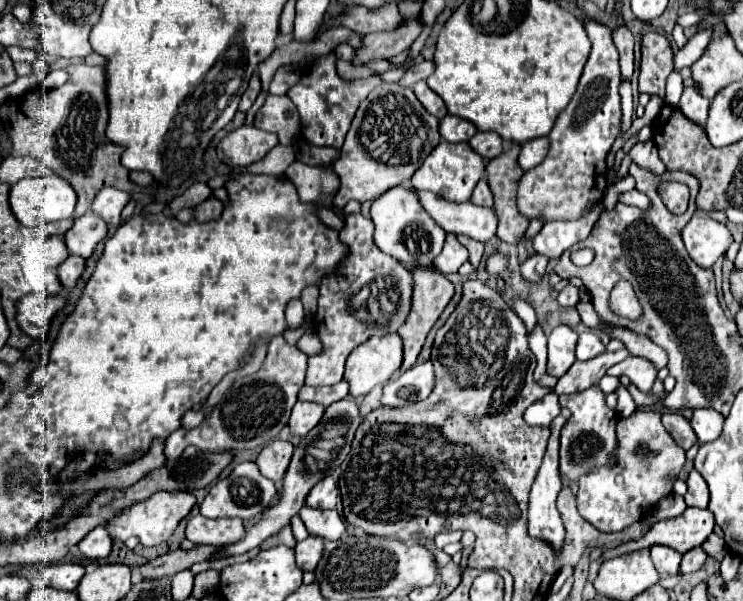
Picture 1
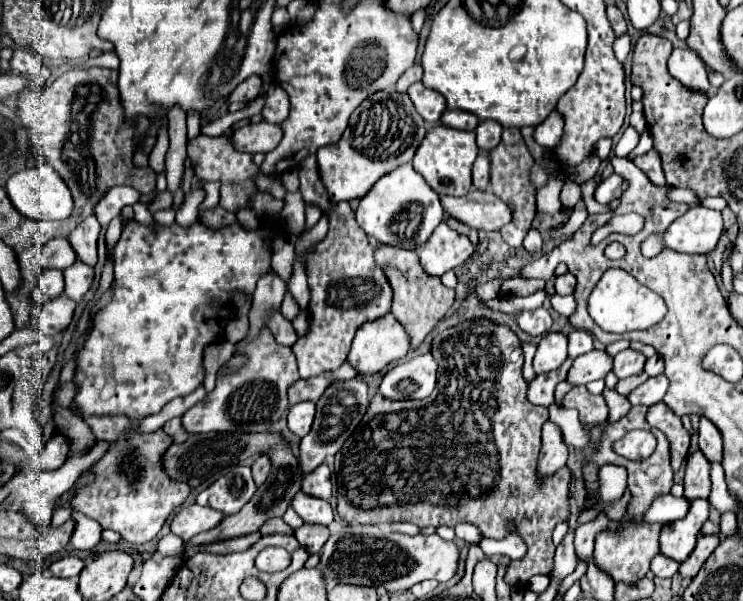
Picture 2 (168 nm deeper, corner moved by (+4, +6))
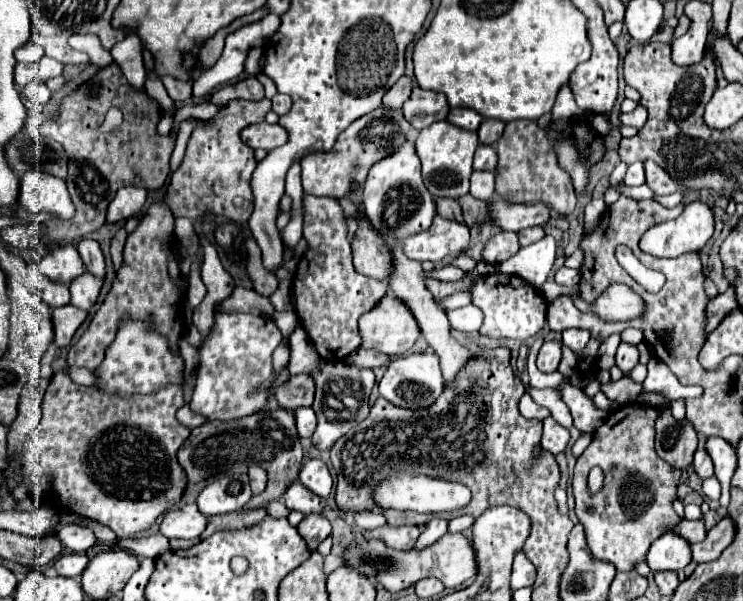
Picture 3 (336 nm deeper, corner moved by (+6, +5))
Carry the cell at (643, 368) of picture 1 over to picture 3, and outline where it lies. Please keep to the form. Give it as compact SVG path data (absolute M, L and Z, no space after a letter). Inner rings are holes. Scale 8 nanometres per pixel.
M620 343L618 351L616 351L616 365L620 367L620 371L624 375L628 375L638 365L638 349L636 349L636 345Z

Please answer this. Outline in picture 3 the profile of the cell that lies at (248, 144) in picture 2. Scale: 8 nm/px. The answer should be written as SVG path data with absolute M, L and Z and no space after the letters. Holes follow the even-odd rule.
M256 123L248 125L240 133L242 141L252 149L266 149L272 151L288 141L288 133L280 125L268 125L268 123Z

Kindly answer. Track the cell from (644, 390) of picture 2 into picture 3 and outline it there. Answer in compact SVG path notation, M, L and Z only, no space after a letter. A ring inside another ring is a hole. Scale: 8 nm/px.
M652 357L648 361L648 377L642 385L644 385L644 393L658 393L670 403L676 399L682 399L682 397L702 395L700 387L680 385L678 379L670 373L670 369L666 369L666 365L658 357Z

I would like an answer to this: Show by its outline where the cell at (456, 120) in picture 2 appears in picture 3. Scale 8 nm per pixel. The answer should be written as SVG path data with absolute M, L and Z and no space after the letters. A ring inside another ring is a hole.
M450 109L448 121L466 131L476 131L478 125L482 123L482 115L476 113L474 109Z

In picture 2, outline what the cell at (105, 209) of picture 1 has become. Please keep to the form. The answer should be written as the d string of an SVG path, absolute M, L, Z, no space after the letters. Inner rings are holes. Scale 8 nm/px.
M114 186L110 192L104 194L104 198L98 202L94 214L100 222L100 226L108 226L112 218L116 218L124 206L134 206L140 200L140 192L132 186Z

